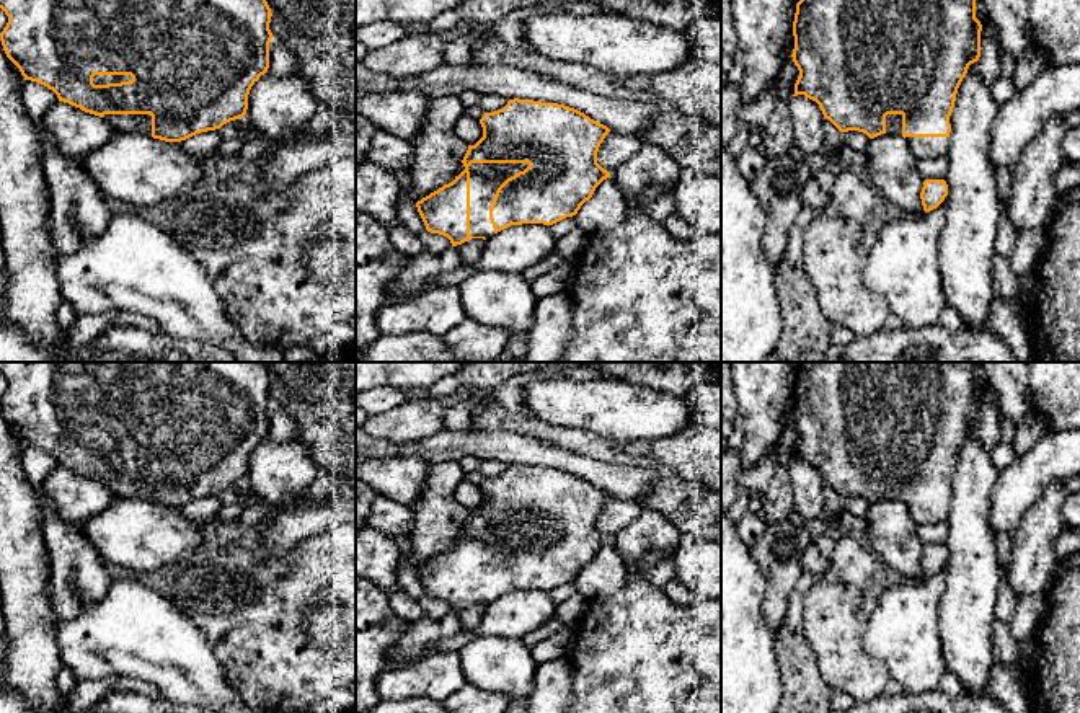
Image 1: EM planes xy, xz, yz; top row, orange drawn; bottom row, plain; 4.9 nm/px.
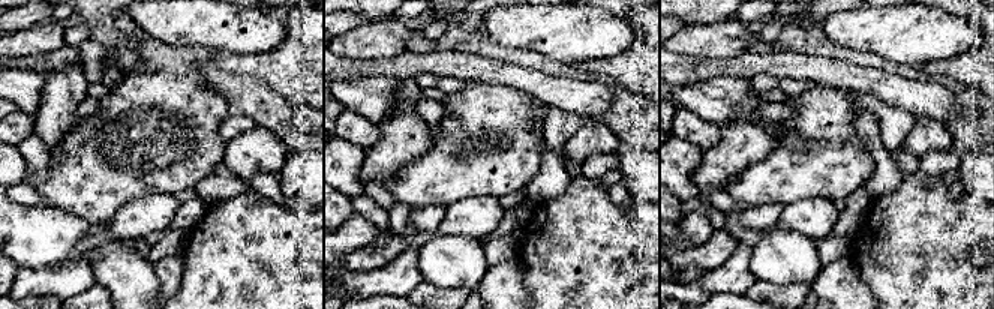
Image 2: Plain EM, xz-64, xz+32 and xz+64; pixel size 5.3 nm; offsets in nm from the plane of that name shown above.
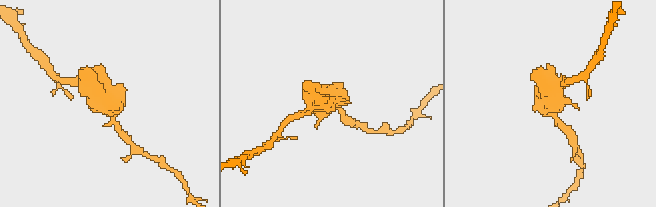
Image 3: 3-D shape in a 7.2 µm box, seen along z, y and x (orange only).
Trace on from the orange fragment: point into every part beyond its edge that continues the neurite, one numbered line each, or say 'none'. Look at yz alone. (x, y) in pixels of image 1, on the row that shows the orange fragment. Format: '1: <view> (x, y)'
1: yz (893, 121)

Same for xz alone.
1: xz (485, 178)

